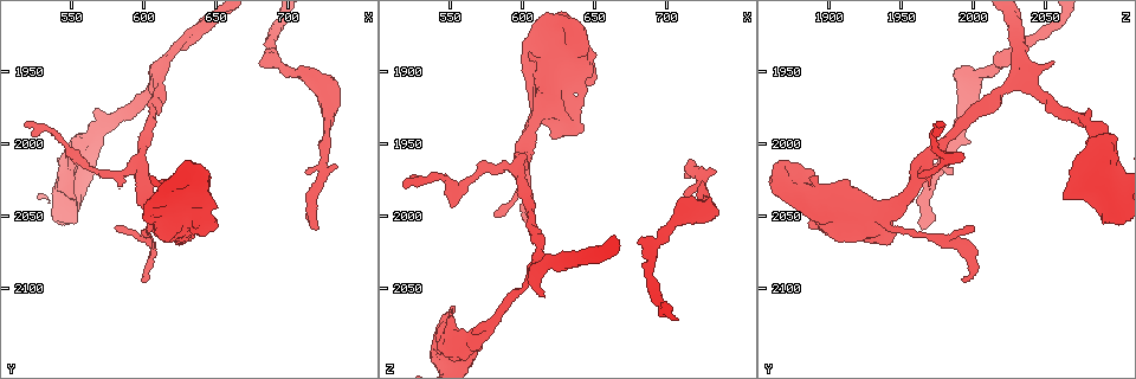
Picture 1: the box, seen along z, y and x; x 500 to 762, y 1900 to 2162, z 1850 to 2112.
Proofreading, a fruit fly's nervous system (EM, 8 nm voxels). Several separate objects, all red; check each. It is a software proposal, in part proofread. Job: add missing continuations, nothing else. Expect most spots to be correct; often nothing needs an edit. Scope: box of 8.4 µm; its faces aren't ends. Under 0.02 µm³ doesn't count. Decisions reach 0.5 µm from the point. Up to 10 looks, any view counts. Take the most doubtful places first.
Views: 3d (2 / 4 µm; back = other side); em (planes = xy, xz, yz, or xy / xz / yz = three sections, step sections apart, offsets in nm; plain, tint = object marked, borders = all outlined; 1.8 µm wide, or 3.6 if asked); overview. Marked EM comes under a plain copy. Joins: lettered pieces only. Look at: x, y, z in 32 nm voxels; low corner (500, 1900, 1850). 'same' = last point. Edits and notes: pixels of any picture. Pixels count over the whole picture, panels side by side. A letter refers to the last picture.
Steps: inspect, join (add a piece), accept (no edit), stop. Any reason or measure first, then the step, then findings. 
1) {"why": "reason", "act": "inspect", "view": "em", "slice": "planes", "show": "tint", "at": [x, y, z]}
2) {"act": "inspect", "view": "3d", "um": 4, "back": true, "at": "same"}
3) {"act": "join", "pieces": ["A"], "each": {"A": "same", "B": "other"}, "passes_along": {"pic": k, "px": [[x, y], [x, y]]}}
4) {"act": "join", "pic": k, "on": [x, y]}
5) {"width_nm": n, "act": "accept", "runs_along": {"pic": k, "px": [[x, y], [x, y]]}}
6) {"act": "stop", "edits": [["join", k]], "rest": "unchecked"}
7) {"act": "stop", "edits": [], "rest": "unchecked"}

{"why": "an open end", "act": "inspect", "view": "em", "slice": "planes", "show": "borders", "at": [722, 2058, 1966]}

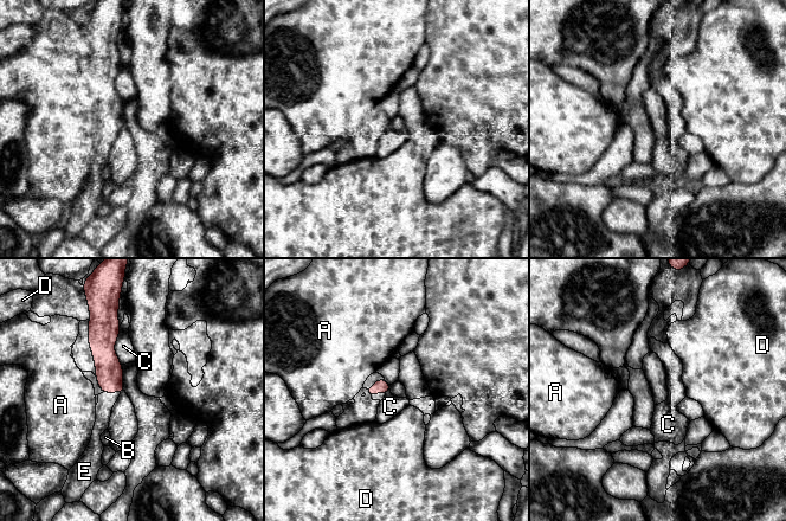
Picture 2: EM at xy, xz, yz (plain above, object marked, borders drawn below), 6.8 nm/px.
{"act": "join", "pieces": ["E"], "each": {"A": "other", "B": "other", "C": "other", "D": "other", "E": "same"}, "found": "the neuron continues"}

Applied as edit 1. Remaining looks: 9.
{"why": "tapers out", "act": "inspect", "view": "3d", "um": 4, "at": [518, 1984, 1978]}

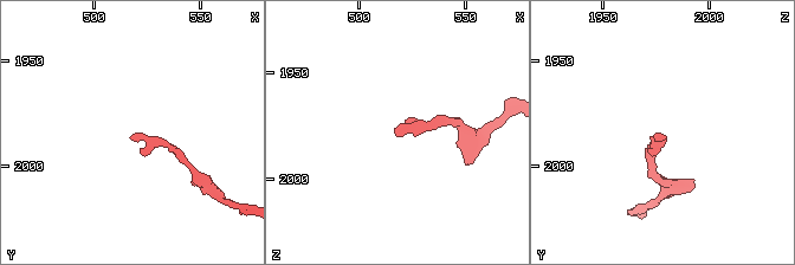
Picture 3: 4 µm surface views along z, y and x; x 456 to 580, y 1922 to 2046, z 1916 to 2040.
{"act": "inspect", "view": "em", "slice": "xz", "step": 4, "show": "tint", "at": [516, 1987, 1979]}

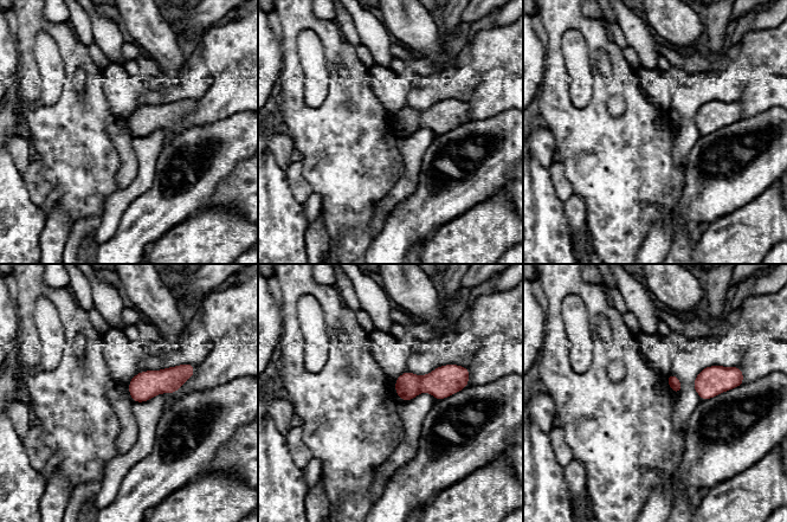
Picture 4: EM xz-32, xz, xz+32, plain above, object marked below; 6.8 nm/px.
{"why": "cut it another way", "act": "inspect", "view": "em", "slice": "xy", "step": 8, "show": "borders", "at": "same"}

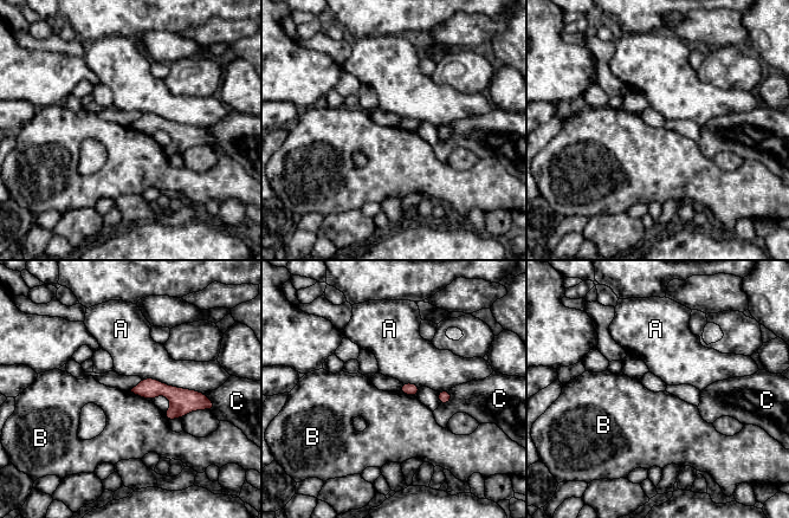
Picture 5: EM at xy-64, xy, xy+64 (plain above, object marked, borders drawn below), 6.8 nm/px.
{"width_nm": 80, "act": "accept", "each": {"A": "other", "B": "other", "C": "other"}, "runs_along": {"pic": 5, "px": [[136, 389], [165, 389], [199, 403]]}, "found": "none of them fits"}

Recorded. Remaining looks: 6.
{"why": "free end", "act": "inspect", "view": "3d", "um": 2, "at": [604, 2024, 1886]}

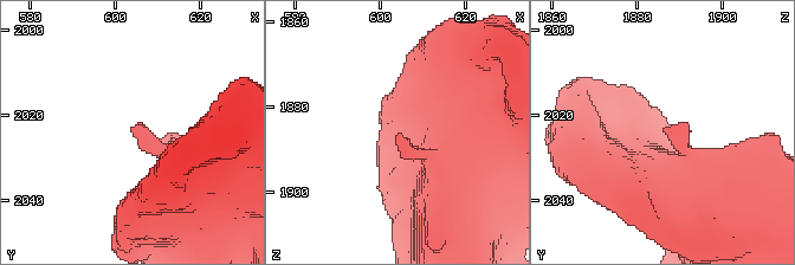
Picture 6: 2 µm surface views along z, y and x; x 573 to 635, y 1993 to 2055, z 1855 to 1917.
{"why": "need the tissue", "act": "inspect", "view": "em", "slice": "planes", "show": "borders", "at": [605, 2023, 1887]}

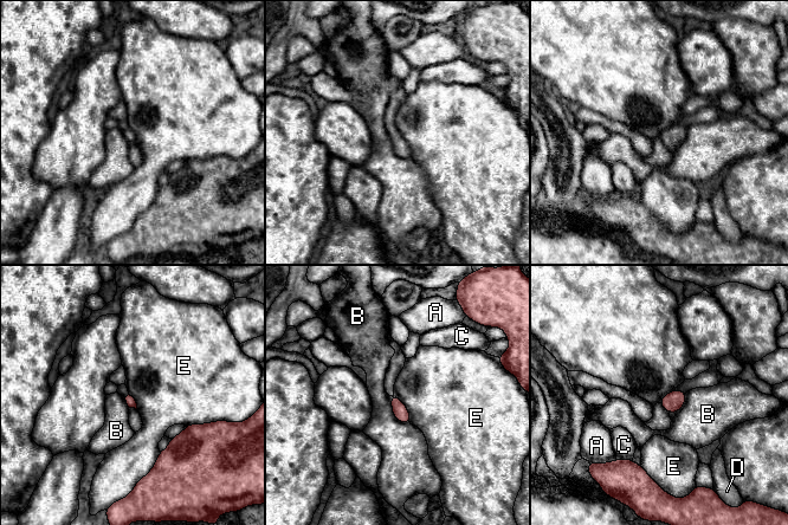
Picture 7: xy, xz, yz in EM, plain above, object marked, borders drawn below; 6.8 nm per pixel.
{"act": "accept", "each": {"A": "other", "B": "other", "C": "other", "D": "other", "E": "other"}, "border": {"pic": 7, "px": [[394, 393], [406, 407], [411, 422]]}, "found": "none of them fits"}

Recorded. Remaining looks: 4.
{"why": "thick turns thin", "act": "inspect", "view": "em", "um": 3.6, "slice": "xz", "step": 4, "show": "tint", "at": [714, 1954, 1996]}

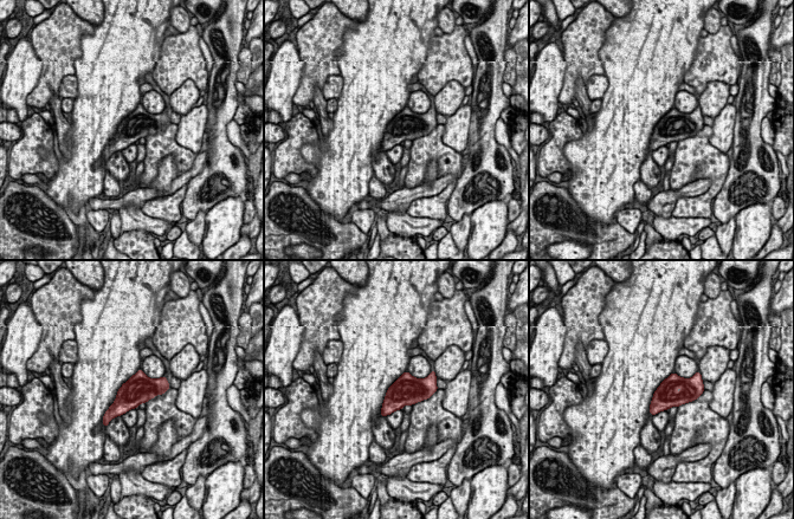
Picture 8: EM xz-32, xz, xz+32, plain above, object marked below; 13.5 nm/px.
{"why": "cut it another way", "act": "inspect", "view": "em", "um": 3.6, "slice": "planes", "show": "borders", "at": "same"}

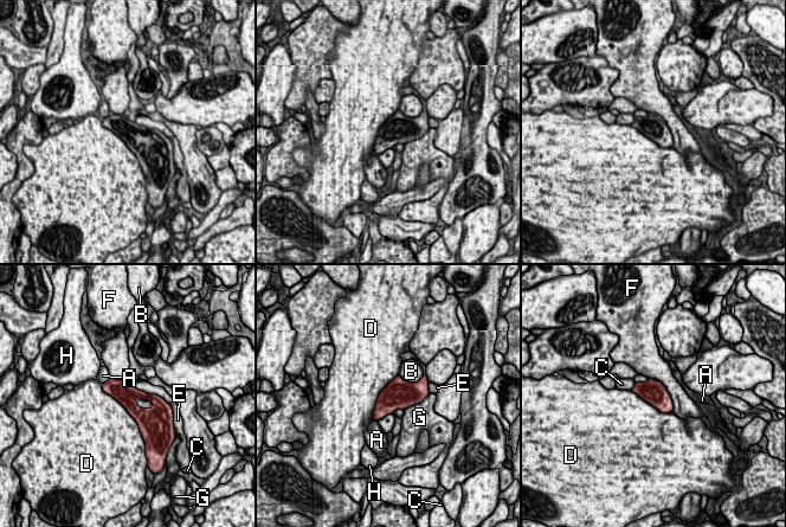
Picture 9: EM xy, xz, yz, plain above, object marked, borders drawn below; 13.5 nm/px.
{"act": "accept", "each": {"A": "other", "B": "other", "C": "other", "D": "other", "E": "other", "F": "other", "G": "other", "H": "other"}, "runs_along": {"pic": 9, "px": [[104, 386], [149, 397], [156, 404]]}, "found": "no lettered piece goes on from it"}

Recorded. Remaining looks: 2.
{"act": "stop", "edits": [["join", 2]], "rest": "unchecked"}

